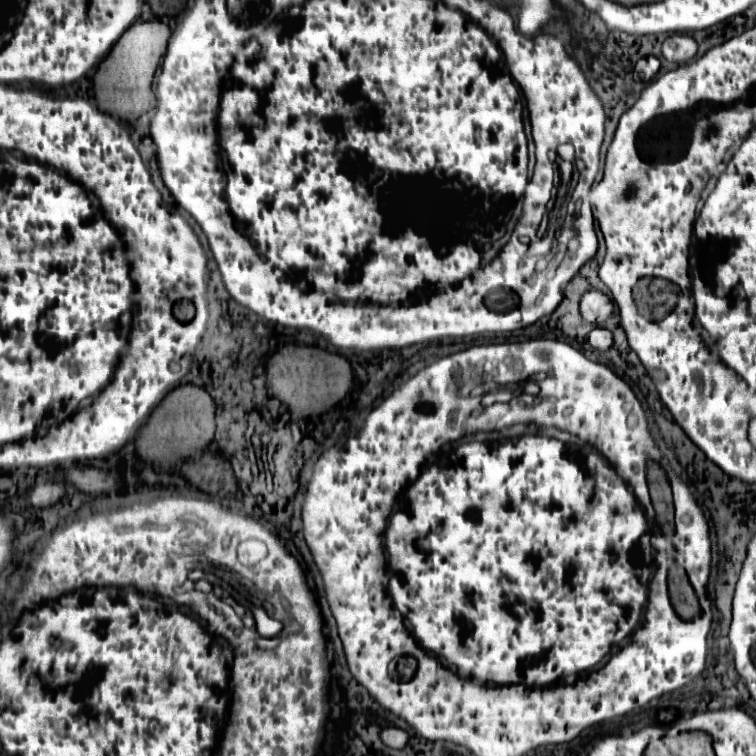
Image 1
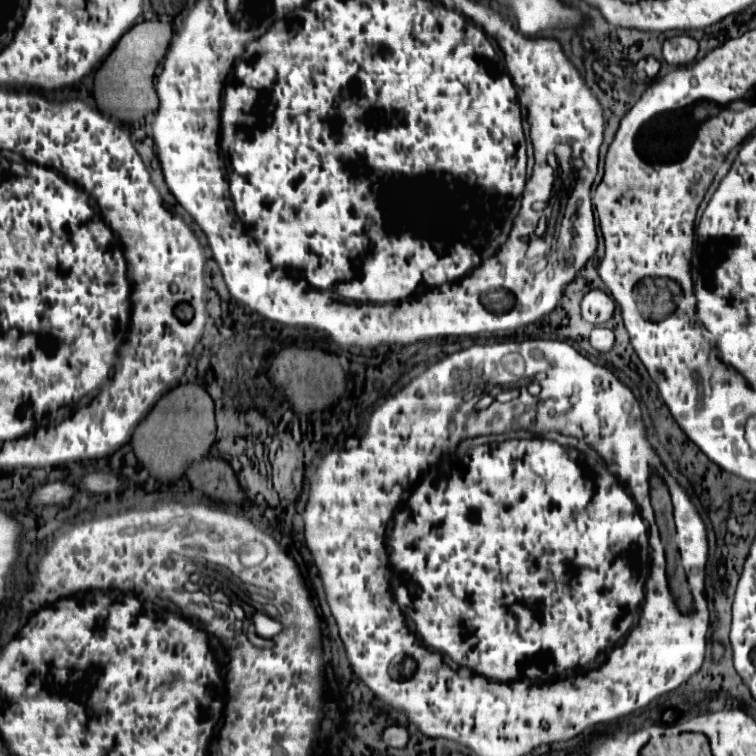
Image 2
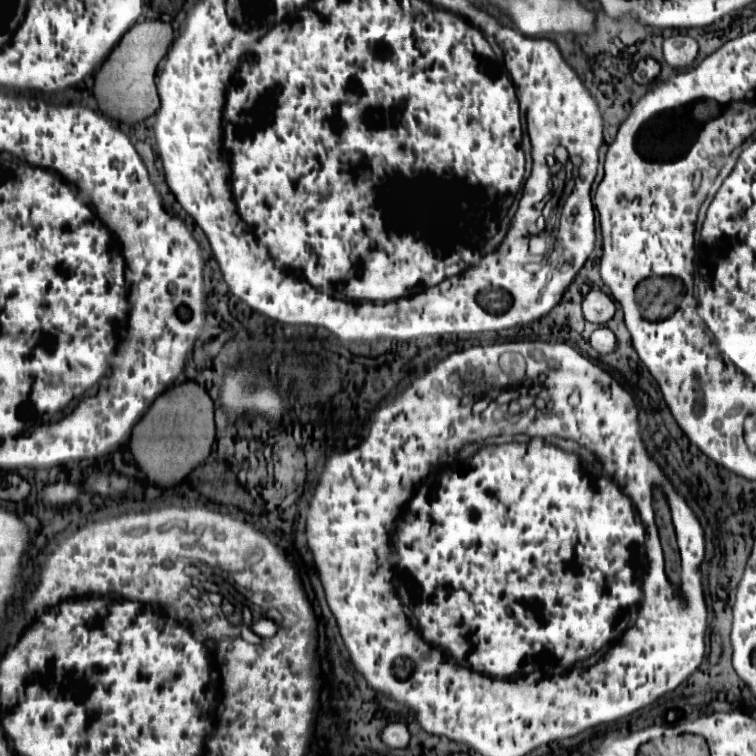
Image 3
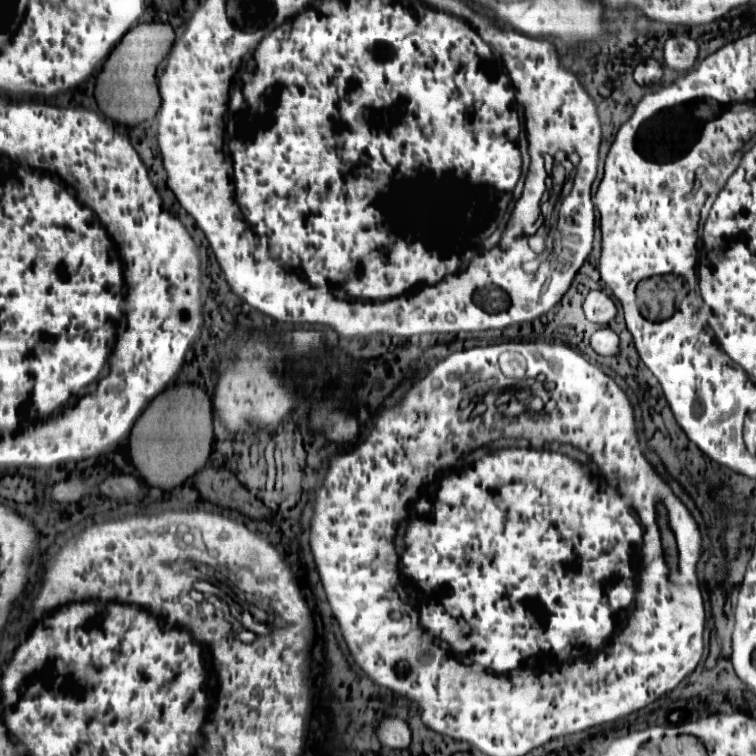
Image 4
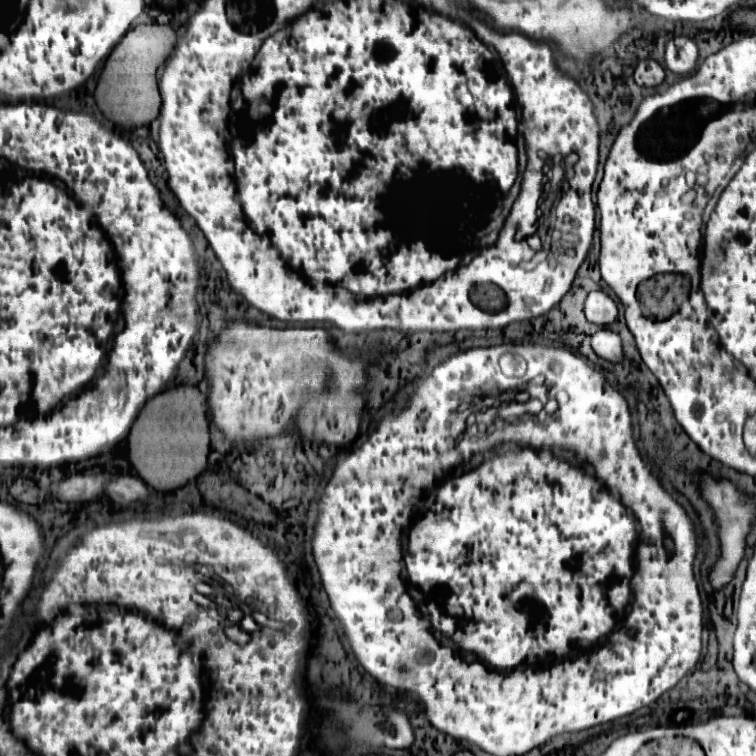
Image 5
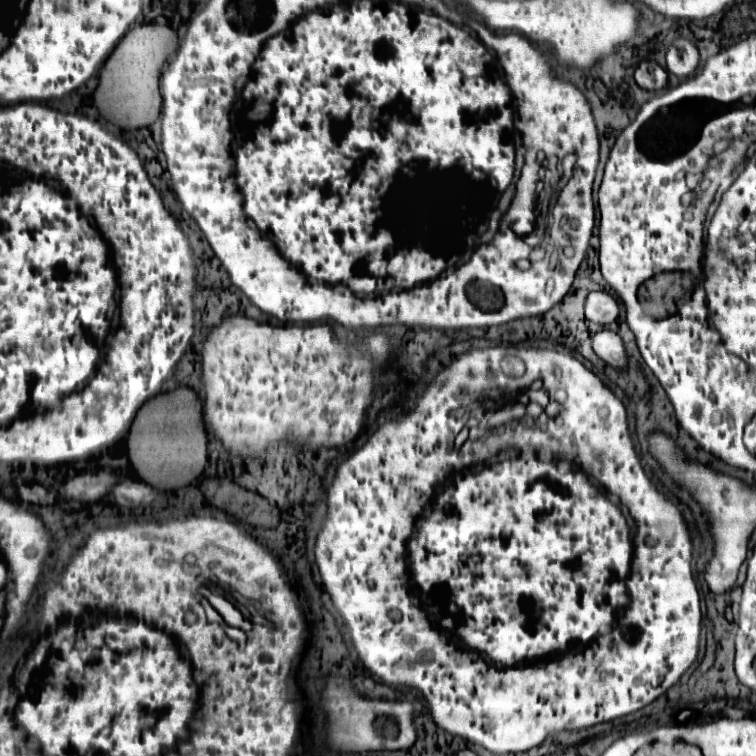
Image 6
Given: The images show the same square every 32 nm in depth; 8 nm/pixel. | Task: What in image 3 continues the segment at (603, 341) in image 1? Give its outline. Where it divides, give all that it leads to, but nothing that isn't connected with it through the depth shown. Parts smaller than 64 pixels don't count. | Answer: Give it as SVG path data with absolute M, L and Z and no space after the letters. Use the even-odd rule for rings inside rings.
M598 328L590 336L590 344L598 354L608 354L616 348L616 336L610 328Z

